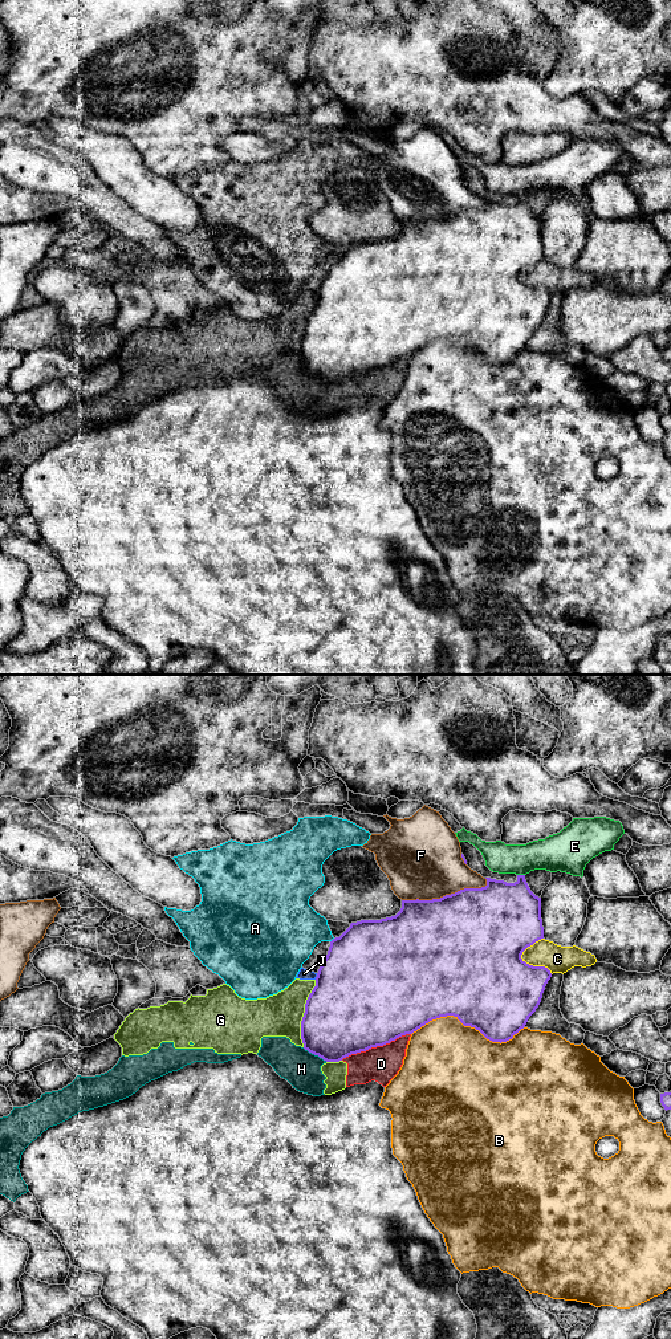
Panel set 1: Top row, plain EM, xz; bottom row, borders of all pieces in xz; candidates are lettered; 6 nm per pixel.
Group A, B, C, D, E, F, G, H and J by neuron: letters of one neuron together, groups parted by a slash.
A / B / C / D G H J / E / F

